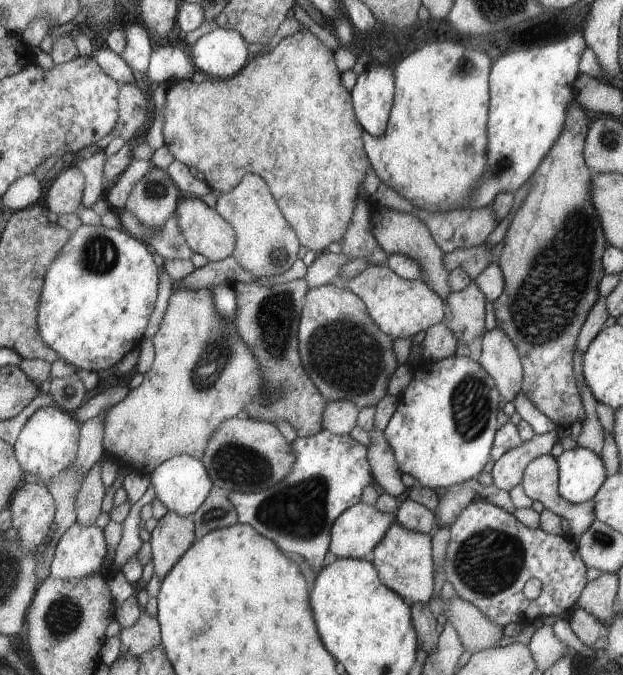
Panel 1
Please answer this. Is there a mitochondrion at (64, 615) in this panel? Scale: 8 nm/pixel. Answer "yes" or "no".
yes

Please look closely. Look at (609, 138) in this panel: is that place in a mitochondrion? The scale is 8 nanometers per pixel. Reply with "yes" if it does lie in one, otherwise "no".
yes

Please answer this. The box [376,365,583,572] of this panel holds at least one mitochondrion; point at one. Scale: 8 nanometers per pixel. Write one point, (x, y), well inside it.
(471, 408)

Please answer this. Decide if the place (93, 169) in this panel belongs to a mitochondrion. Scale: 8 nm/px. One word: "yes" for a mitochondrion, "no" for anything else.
no

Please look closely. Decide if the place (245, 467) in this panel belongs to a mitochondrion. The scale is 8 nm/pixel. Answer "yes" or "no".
yes

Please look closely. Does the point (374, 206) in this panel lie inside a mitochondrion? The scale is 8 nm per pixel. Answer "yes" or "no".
no

